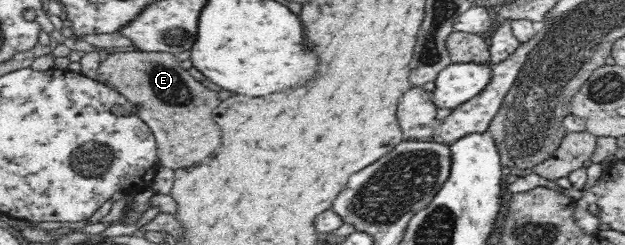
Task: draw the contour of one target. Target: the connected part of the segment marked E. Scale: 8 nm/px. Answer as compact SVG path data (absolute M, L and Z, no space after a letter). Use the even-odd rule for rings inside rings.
M121 51L108 54L97 69L97 80L108 81L113 89L121 93L133 106L131 113L136 113L154 133L157 159L160 165L168 169L200 165L208 161L220 145L220 127L212 121L212 109L218 105L214 93L210 93L202 83L194 81L188 71L180 67L175 54L168 52Z

